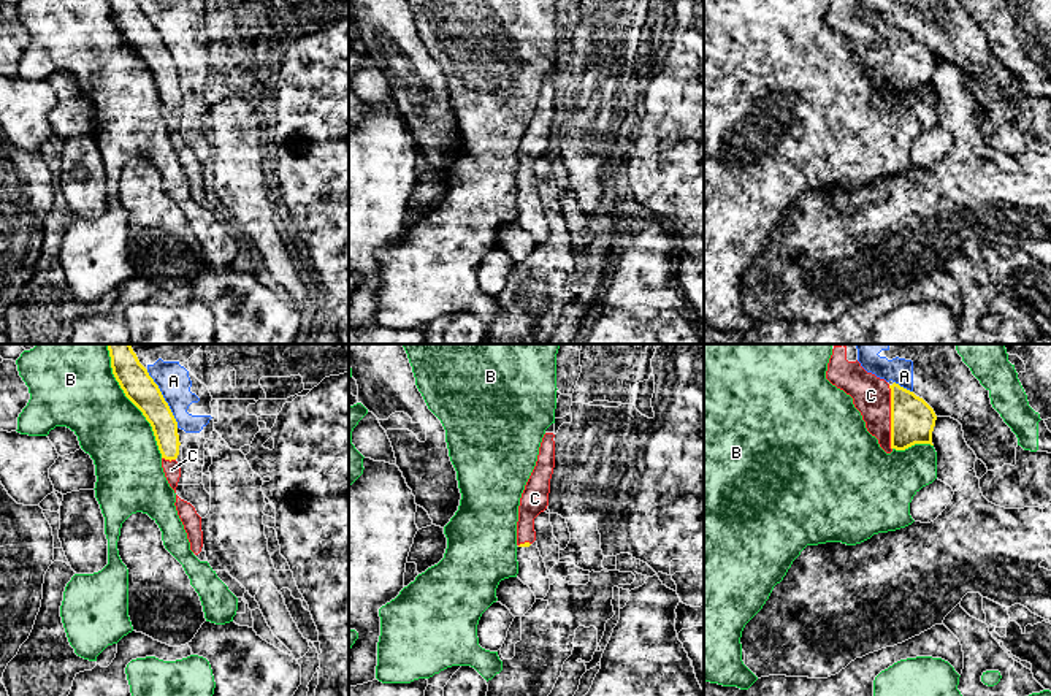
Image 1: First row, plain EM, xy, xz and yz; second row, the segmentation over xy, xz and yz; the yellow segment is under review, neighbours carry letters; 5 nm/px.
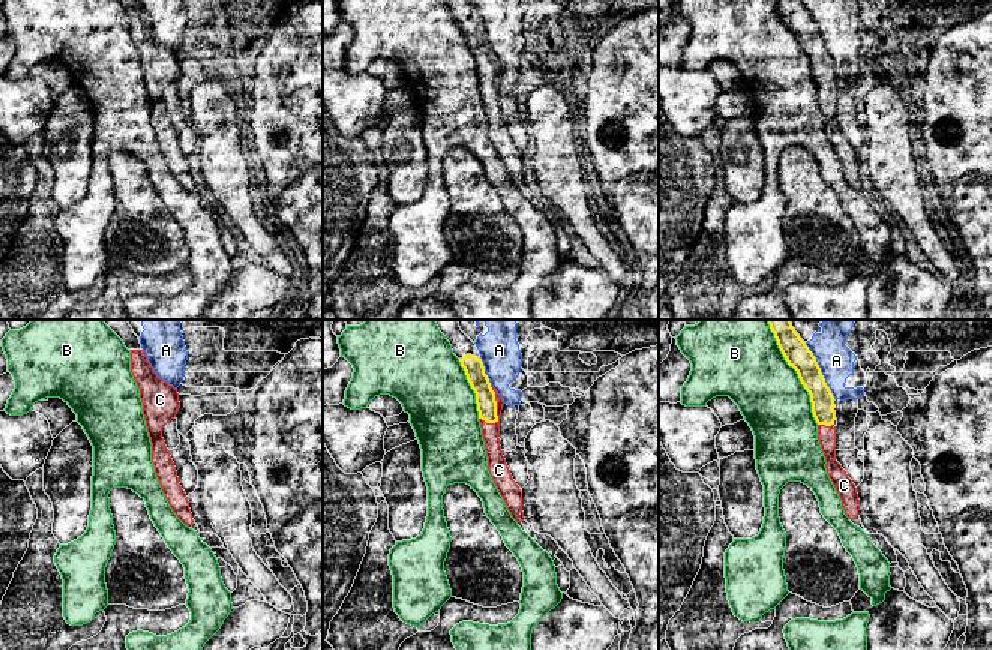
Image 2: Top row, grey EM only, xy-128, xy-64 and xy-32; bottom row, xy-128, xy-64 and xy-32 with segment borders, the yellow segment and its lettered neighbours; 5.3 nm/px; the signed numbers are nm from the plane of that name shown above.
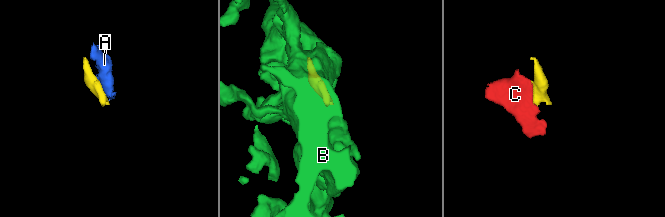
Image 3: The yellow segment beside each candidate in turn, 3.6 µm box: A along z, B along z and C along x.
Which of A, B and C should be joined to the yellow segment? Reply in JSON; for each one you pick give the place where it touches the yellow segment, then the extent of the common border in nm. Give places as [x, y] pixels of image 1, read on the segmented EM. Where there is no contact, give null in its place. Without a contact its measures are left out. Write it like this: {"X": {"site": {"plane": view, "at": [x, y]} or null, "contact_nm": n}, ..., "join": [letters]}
{"C": {"site": {"plane": "yz", "at": [891, 417]}, "contact_nm": 320}, "join": ["C"]}

